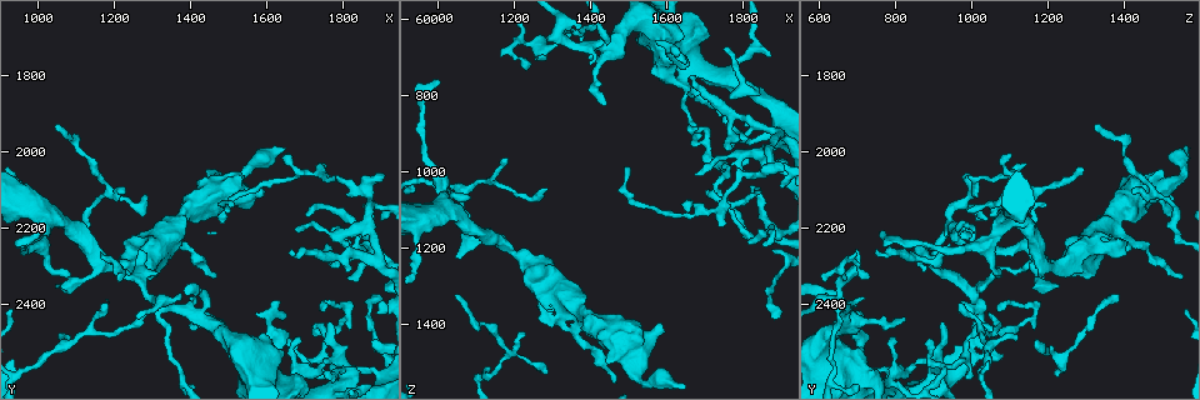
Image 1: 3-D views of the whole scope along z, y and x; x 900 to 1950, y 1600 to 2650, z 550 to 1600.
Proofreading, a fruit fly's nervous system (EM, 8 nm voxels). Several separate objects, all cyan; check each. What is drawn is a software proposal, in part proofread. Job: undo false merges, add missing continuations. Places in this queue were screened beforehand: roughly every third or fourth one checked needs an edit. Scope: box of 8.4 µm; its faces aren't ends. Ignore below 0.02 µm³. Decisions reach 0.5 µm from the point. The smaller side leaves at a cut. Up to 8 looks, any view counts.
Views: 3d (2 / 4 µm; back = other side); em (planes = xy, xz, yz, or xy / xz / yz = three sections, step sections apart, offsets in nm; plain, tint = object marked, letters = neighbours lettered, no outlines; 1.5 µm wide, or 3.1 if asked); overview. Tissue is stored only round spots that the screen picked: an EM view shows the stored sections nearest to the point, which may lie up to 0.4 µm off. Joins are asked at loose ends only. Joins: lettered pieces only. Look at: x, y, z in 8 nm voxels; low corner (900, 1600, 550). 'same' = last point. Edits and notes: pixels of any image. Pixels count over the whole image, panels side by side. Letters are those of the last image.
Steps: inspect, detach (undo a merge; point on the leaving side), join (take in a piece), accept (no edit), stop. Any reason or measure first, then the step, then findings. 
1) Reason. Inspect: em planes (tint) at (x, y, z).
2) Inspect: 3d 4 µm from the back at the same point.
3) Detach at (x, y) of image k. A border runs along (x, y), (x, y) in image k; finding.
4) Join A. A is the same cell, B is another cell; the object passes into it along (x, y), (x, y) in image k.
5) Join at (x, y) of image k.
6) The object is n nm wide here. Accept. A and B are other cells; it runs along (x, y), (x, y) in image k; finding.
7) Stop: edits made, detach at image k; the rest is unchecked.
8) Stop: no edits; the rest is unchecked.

Free end. Inspect: em xy step 4 (tint) at (1055, 1925, 1320).

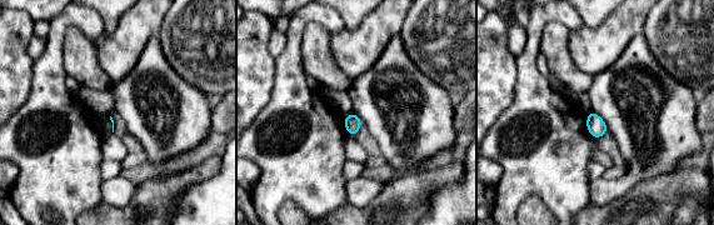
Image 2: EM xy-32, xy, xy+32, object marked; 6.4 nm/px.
Inspect: em planes (letters) at the same point.

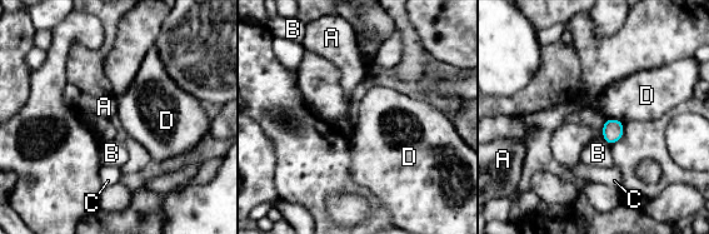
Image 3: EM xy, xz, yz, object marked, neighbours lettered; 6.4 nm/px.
Accept. A, B, C and D are other cells; a border runs along (604, 119), (618, 119), (623, 124) in image 3; no lettered piece goes on from it.

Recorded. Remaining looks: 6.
Tapers out. Inspect: 3d 2 µm at (995, 2205, 775).

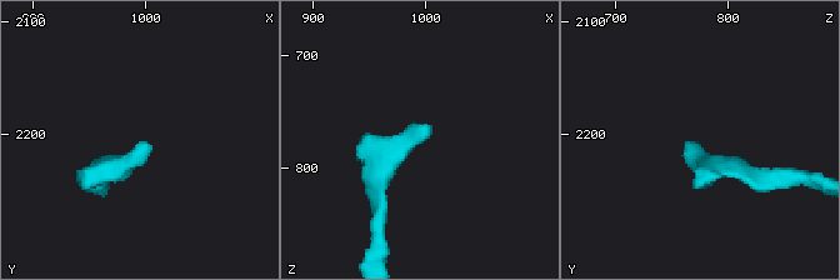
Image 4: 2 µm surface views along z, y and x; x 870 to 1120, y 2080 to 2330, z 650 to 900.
Inspect: em 3.1 µm xy step 16 (plain) at (998, 2210, 774).

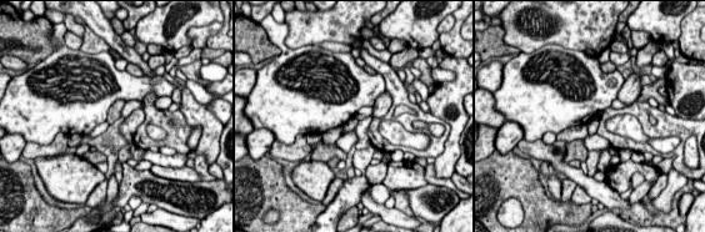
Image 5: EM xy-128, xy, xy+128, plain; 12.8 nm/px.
See the neighbours. Inspect: em 3.1 µm xy step 16 (letters) at the same point.

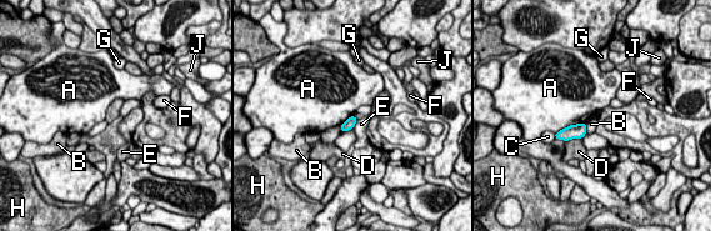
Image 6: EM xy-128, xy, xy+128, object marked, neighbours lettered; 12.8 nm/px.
Accept. A, B, C, D, E, F, G, H and J are other cells; no lettered piece goes on from it.

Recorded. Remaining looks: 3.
An open end. Inspect: 3d 4 µm at (1490, 2155, 995).

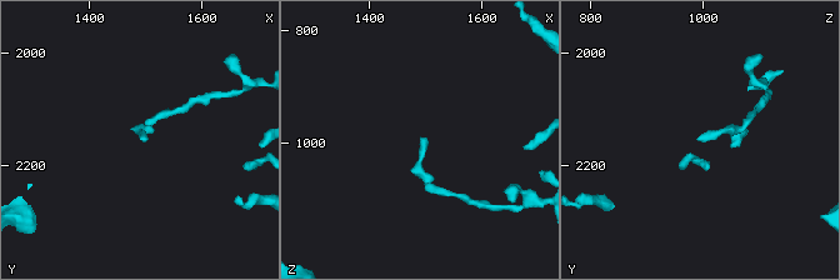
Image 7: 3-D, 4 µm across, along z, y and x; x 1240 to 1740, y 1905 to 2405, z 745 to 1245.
Inspect: em planes (tint) at (1490, 2155, 990).

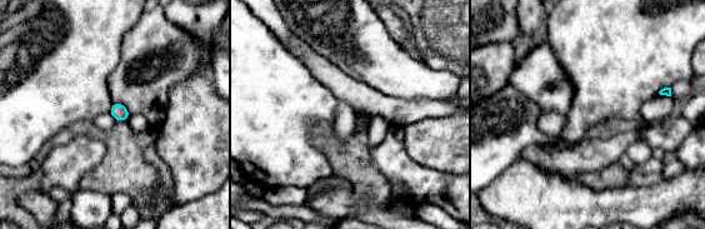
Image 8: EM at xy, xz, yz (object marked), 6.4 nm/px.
Inspect: em planes (letters) at the same point.

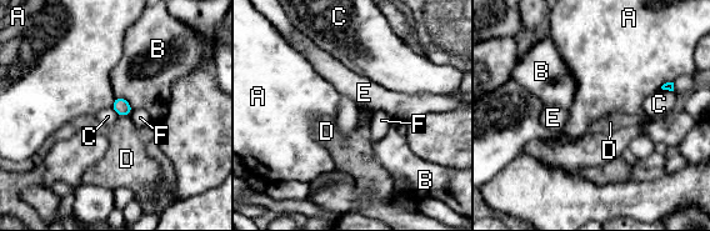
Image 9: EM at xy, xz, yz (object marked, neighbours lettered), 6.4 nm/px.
The longest contact is with B, 140 nm. Accept. A, B, C, D, E and F are other cells; a border runs along (111, 106), (118, 116) in image 9; none of them fits.

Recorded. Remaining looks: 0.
Stop: no edits; the rest is unchecked.

